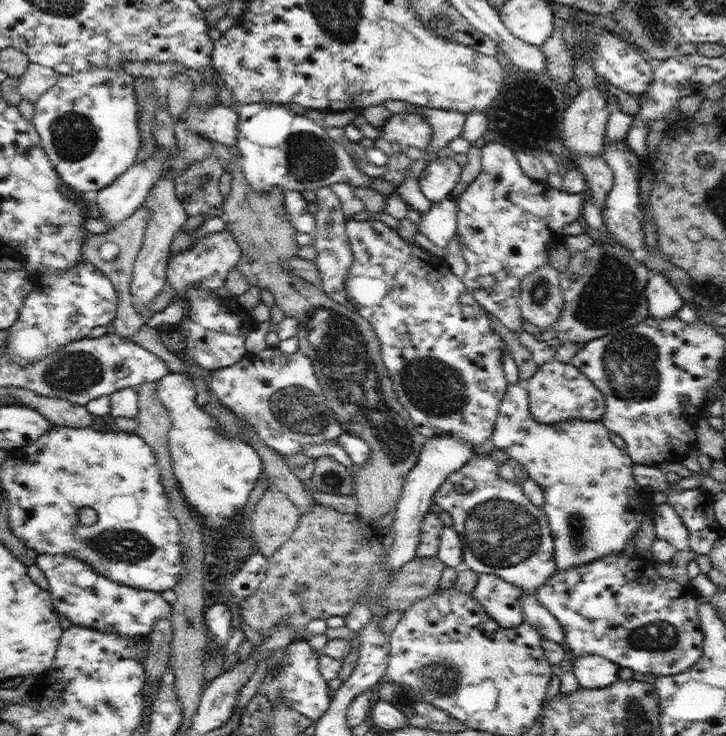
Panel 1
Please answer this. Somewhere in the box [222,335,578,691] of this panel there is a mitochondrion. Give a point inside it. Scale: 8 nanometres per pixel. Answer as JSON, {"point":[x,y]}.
{"point":[500,533]}

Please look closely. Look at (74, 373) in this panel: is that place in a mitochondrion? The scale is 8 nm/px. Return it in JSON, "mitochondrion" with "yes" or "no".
{"mitochondrion":"yes"}

